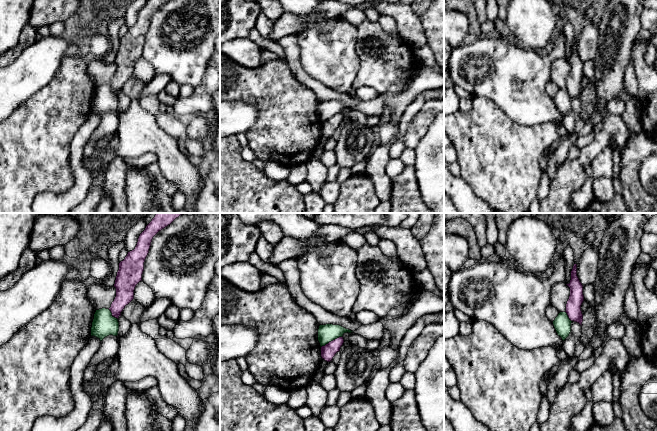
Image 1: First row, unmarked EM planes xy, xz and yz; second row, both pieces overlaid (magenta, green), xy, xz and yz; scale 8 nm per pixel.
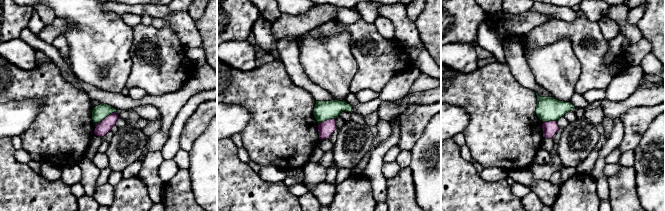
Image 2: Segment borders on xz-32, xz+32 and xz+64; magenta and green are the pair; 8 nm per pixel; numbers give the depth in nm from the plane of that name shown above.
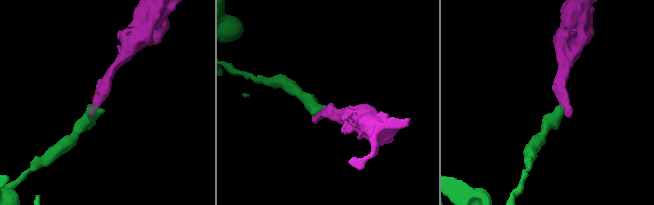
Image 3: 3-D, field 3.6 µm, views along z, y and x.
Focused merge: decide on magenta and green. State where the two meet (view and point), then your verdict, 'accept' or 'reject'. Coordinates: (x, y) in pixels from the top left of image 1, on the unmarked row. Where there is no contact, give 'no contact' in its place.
meets magenta in xz at (331, 117); reject

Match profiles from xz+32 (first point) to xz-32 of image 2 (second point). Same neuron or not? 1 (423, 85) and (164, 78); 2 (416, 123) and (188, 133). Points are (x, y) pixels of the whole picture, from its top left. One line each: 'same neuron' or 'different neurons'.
1: different neurons
2: same neuron

